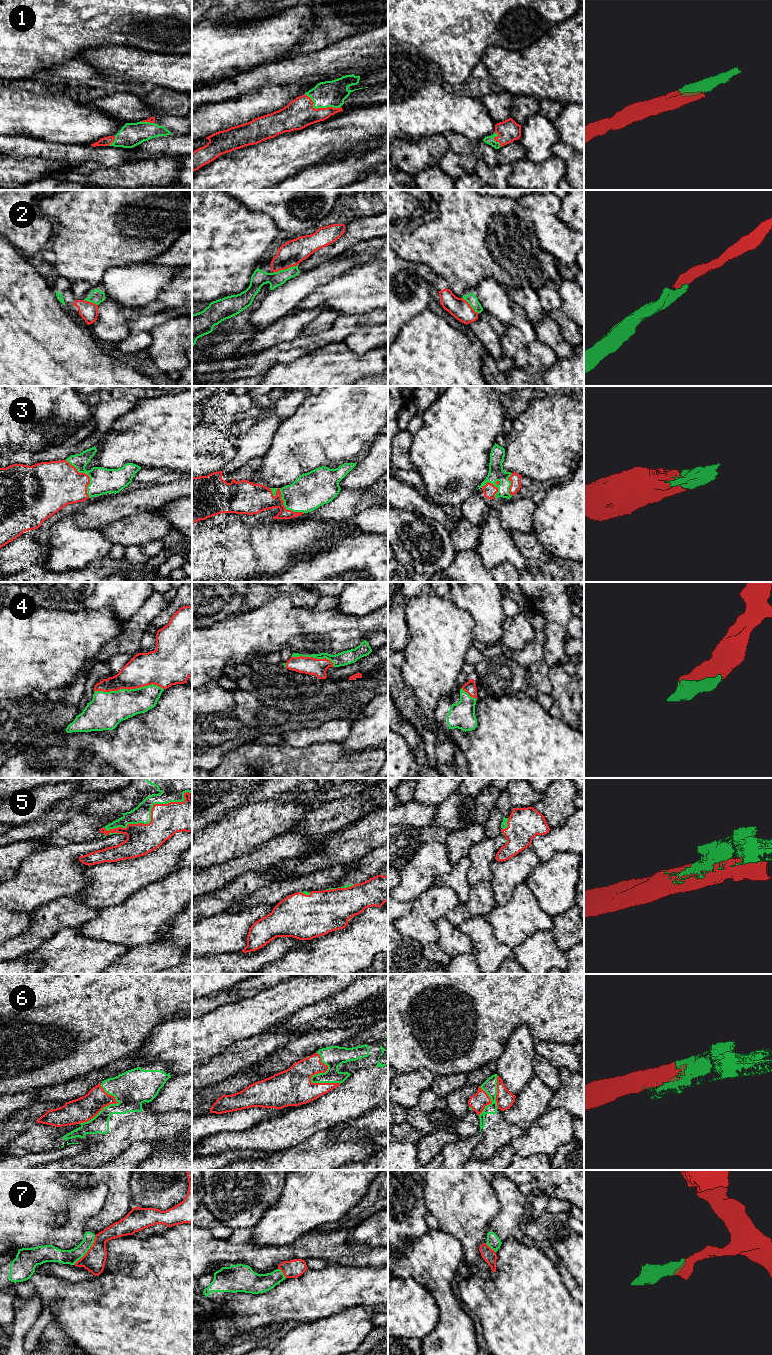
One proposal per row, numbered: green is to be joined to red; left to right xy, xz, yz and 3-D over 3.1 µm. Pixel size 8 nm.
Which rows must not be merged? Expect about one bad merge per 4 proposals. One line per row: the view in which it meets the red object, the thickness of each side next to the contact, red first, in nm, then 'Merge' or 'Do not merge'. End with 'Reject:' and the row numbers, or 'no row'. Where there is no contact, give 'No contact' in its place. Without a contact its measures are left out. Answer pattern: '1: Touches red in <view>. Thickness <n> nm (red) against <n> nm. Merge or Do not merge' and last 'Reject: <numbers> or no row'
1: Touches red in xz. Thickness 240 nm (red) against 200 nm. Merge
2: Touches red in xz. Thickness 200 nm (red) against 120 nm. Merge
3: Touches red in xz. Thickness 240 nm (red) against 280 nm. Merge
4: Touches red in xy. Thickness 260 nm (red) against 280 nm. Merge
5: Touches red in xy. Thickness 260 nm (red) against 160 nm. Do not merge
6: Touches red in xz. Thickness 300 nm (red) against 170 nm. Merge
7: Touches red in xy. Thickness 180 nm (red) against 110 nm. Do not merge
Reject: 5, 7

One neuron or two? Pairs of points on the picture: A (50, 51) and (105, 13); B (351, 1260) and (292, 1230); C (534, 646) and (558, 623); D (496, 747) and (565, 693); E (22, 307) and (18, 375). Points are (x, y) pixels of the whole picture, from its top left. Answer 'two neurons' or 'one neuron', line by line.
A: one neuron
B: two neurons
C: two neurons
D: two neurons
E: one neuron

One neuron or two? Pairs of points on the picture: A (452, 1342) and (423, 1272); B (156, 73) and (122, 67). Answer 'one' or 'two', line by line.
A: one
B: one

